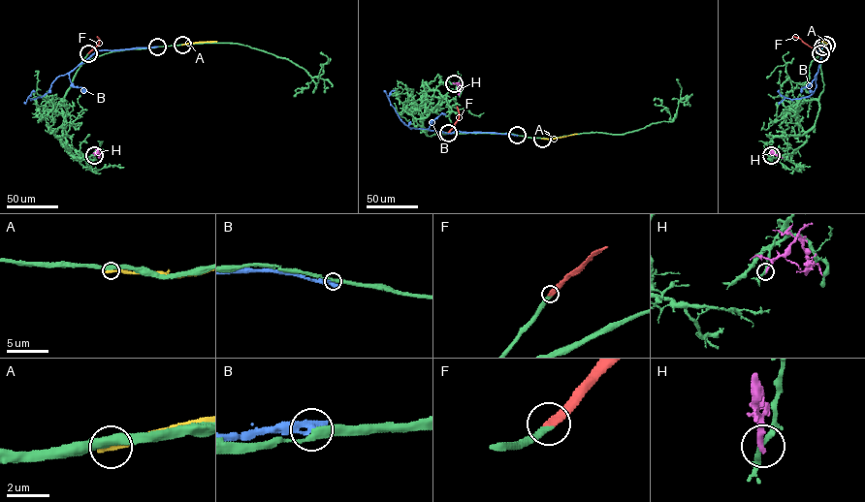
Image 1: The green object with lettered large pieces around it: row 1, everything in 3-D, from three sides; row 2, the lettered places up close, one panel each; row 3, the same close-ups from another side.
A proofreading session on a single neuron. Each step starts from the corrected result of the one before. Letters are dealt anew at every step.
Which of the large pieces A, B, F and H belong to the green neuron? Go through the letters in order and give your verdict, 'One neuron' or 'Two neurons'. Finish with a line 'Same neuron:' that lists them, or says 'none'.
A: Two neurons
B: Two neurons
F: One neuron
H: Two neurons
Same neuron: F

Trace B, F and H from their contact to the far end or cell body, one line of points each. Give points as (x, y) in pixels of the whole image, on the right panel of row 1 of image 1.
B: (822, 47), (818, 50), (820, 60), (816, 87), (812, 94), (791, 99), (778, 90)
F: (820, 53), (794, 37)
H: (771, 155), (772, 150), (783, 158)

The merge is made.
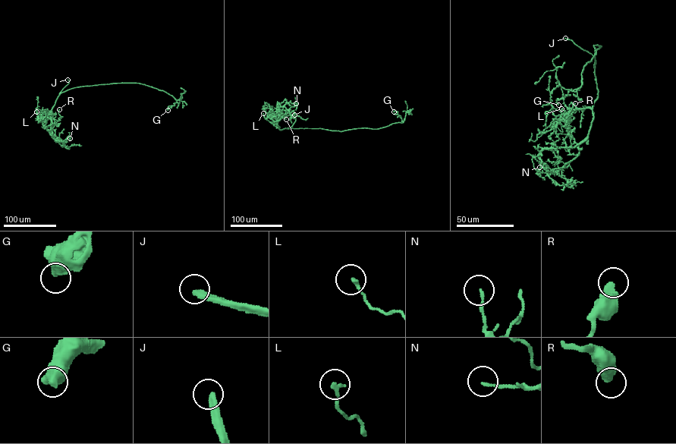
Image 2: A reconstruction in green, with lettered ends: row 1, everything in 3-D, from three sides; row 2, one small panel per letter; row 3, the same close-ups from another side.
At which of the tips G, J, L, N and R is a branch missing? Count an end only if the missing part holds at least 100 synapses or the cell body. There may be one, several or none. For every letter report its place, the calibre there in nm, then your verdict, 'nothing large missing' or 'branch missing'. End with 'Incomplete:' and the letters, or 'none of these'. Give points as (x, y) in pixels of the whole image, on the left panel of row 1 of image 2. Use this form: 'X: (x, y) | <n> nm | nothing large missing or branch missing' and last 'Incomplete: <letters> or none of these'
G: (168, 110) | 550 nm | nothing large missing
J: (67, 80) | 320 nm | branch missing
L: (36, 111) | 180 nm | nothing large missing
N: (70, 138) | 110 nm | nothing large missing
R: (59, 109) | 400 nm | nothing large missing
Incomplete: J

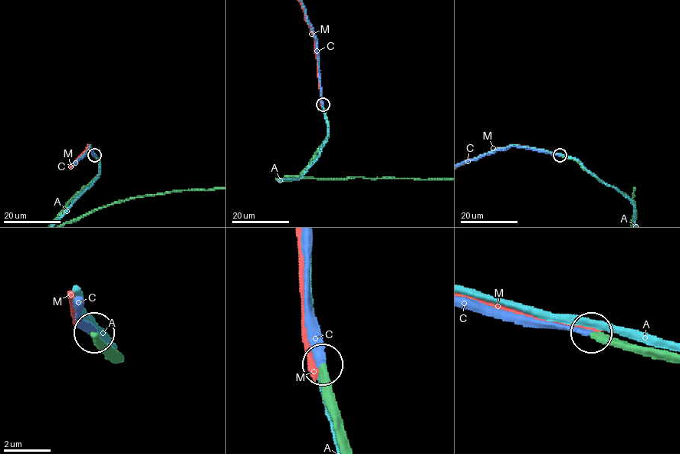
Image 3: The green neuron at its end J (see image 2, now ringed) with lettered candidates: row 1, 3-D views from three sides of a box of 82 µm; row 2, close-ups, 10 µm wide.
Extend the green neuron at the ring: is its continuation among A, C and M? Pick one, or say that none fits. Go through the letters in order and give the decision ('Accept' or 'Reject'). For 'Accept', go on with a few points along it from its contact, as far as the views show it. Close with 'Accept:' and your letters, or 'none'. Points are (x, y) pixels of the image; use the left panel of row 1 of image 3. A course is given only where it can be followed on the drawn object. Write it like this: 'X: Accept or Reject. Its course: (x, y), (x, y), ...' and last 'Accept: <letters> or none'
A: Reject
C: Accept
M: Reject
Accept: C

